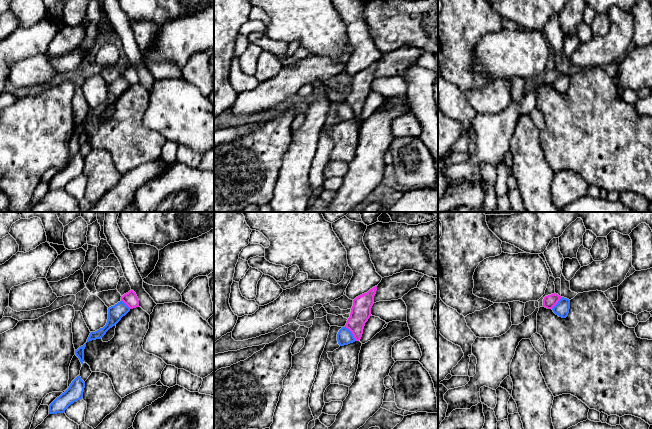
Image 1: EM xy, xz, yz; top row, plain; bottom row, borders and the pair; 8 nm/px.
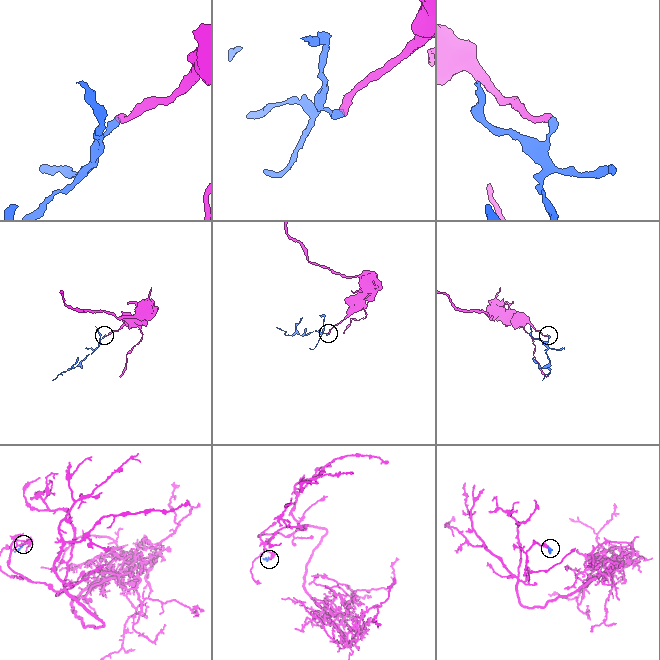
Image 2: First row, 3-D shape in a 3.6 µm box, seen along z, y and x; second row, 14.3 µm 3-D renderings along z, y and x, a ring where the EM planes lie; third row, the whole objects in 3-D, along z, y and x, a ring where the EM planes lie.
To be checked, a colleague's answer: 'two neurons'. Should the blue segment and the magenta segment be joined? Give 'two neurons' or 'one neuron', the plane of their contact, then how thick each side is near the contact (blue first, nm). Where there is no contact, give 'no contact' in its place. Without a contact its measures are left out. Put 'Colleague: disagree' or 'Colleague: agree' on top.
Colleague: agree
two neurons | xz | 130/160 nm

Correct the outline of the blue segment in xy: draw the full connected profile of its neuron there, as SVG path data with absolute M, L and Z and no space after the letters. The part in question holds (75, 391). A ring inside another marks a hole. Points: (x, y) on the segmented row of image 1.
M77 376L69 388L49 405L49 414L64 413L74 402L83 398L85 382Z

